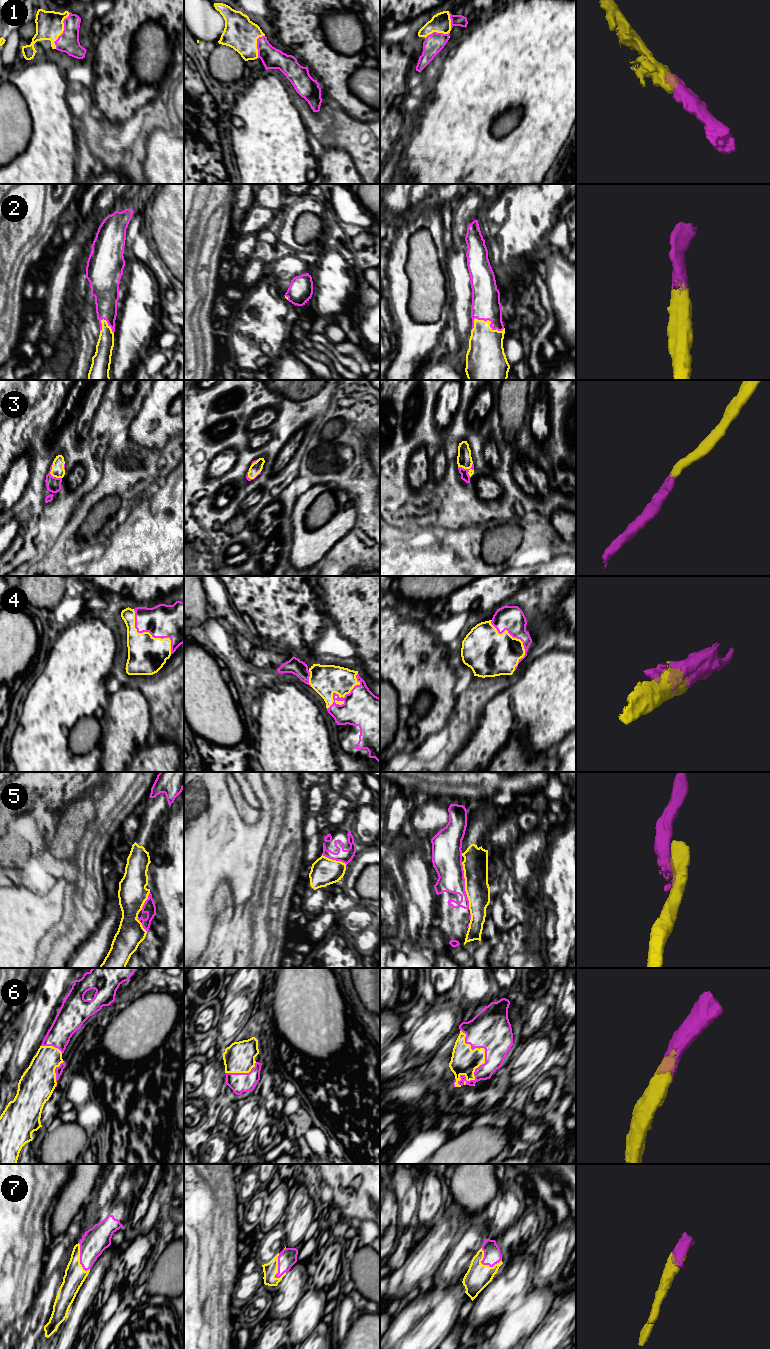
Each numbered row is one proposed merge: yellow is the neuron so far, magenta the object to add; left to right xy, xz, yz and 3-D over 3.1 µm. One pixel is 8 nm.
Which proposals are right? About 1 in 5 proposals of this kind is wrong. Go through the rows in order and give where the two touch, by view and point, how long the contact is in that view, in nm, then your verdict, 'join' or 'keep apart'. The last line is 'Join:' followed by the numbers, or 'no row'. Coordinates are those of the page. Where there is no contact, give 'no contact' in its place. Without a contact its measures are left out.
1: contact xy (63, 30); length 320 nm; join
2: contact yz (490, 323); length 260 nm; join
3: contact yz (467, 468); length 140 nm; join
4: contact xz (343, 697); length 380 nm; join
5: contact yz (465, 885); length 380 nm; keep apart
6: contact yz (484, 1061); length 460 nm; join
7: contact yz (484, 1265); length 200 nm; join
Join: 1, 2, 3, 4, 6, 7

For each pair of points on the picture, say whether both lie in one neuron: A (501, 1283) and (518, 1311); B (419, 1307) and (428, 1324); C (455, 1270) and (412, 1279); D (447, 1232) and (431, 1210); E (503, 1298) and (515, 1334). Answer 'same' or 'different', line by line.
A: different
B: different
C: different
D: different
E: different

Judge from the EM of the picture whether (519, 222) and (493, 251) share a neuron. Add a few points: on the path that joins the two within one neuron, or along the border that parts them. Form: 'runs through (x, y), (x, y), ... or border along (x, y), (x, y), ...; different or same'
runs through (512, 229), (512, 232), (500, 244); same

